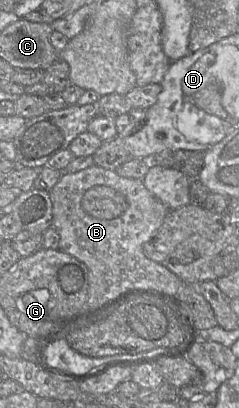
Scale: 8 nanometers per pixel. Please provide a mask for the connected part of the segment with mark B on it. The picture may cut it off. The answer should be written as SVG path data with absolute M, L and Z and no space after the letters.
M93 165L75 173L62 173L49 193L52 227L60 236L59 250L85 264L89 271L87 315L96 314L125 293L150 290L177 295L185 285L143 252L143 245L154 237L170 211L146 189L143 179L122 177Z

